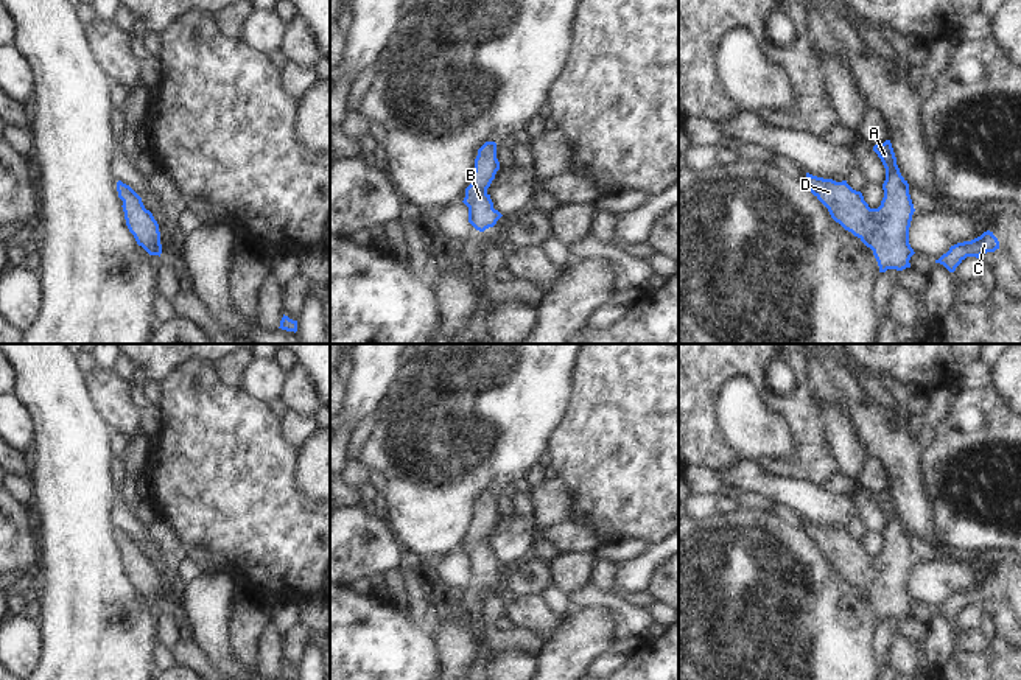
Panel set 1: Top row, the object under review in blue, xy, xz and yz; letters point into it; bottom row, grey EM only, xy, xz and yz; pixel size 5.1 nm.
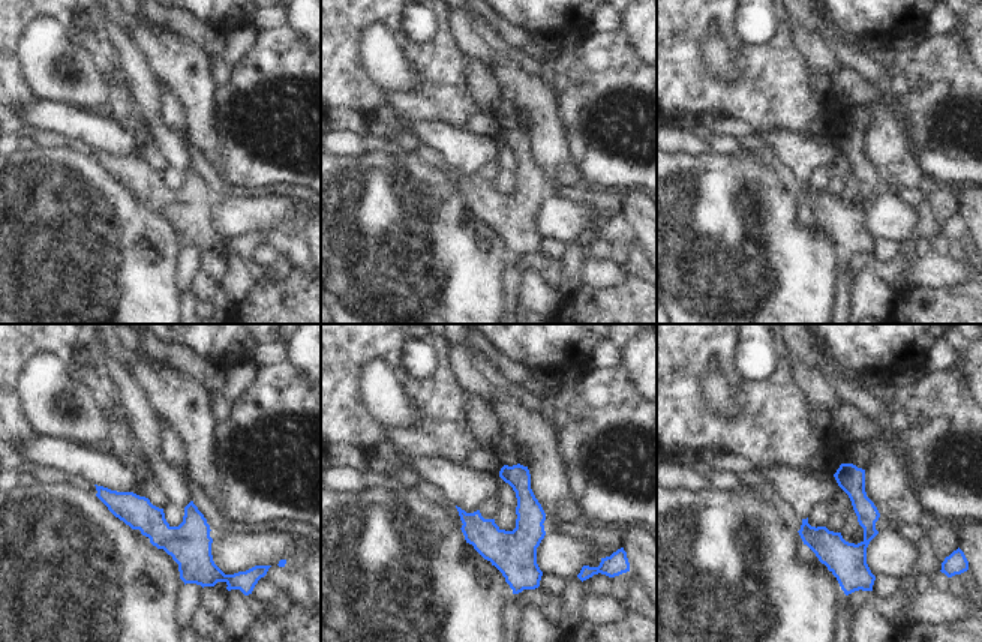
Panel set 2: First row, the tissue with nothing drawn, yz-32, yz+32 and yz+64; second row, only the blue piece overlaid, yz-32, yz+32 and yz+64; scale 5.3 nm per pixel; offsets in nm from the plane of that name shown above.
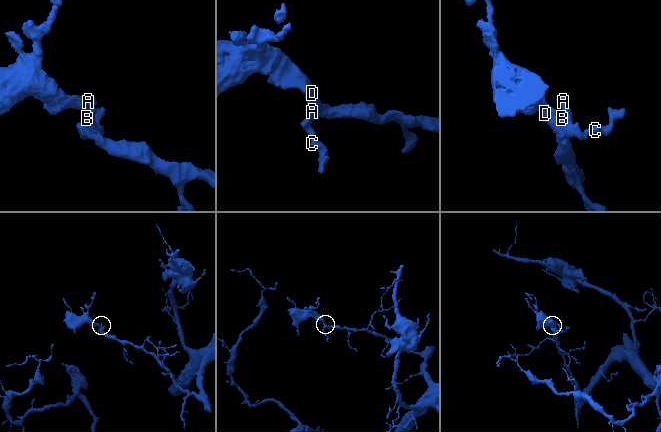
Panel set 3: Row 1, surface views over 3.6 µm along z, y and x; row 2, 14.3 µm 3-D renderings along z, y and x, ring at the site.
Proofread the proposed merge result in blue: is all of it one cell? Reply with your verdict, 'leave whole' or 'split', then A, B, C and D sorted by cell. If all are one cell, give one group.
leave whole; A B C D

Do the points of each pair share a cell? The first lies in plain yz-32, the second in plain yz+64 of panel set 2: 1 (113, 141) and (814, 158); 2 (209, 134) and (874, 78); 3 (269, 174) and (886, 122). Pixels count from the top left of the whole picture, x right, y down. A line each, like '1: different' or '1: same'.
1: same
2: different
3: different

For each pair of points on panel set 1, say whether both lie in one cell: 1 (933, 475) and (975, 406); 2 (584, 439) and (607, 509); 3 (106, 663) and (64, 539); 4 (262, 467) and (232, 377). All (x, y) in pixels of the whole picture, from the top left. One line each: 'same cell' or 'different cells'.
1: same cell
2: same cell
3: same cell
4: different cells

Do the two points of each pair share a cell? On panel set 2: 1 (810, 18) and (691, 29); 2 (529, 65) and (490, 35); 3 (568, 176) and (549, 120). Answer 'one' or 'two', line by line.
1: two
2: one
3: one

